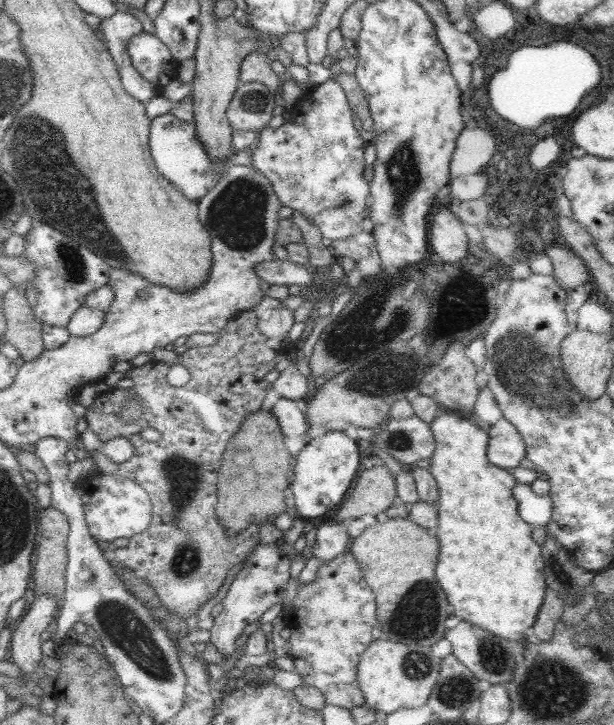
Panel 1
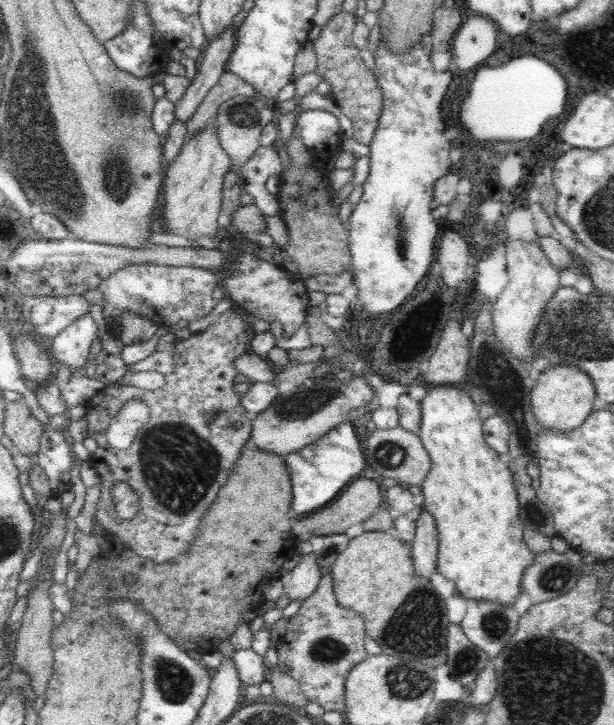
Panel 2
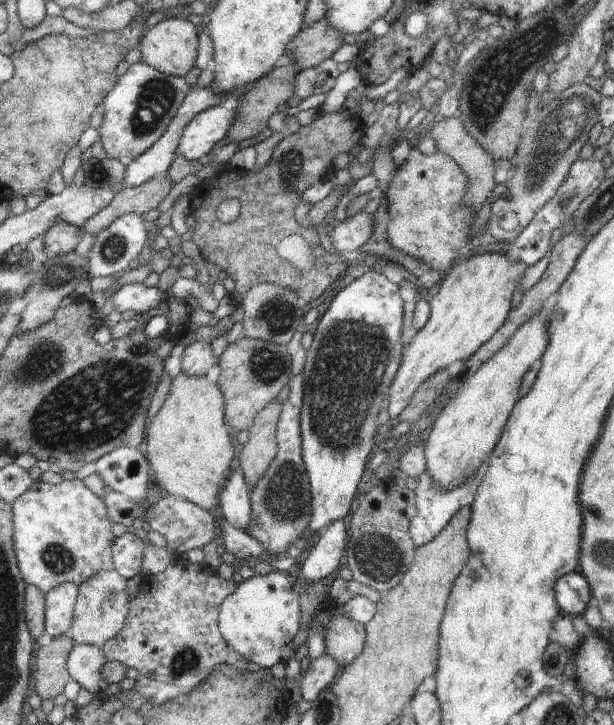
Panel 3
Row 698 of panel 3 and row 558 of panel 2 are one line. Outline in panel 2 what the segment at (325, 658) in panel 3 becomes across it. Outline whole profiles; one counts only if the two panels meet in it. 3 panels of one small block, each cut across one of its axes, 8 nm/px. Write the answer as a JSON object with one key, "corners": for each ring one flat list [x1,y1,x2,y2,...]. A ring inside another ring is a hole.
{"corners":[[308,553,283,580,283,594,291,600,307,599,317,588,323,572,316,553]]}

